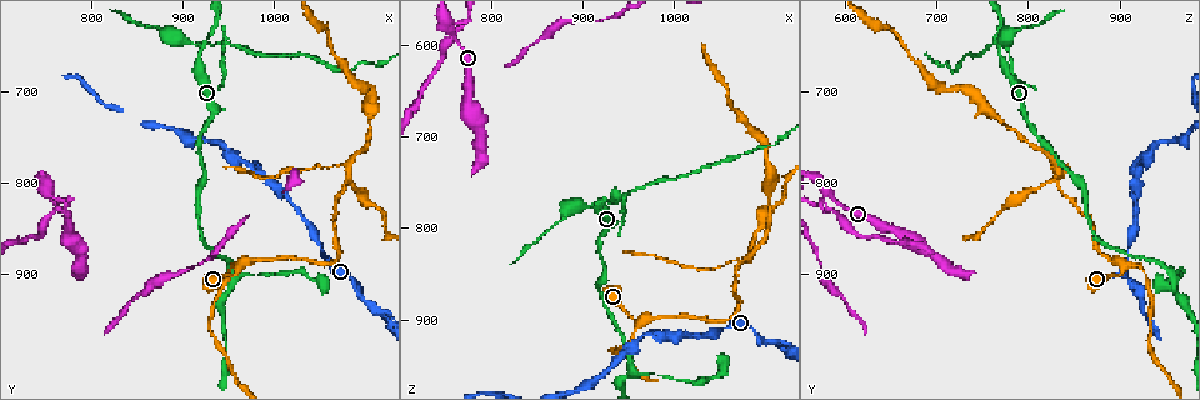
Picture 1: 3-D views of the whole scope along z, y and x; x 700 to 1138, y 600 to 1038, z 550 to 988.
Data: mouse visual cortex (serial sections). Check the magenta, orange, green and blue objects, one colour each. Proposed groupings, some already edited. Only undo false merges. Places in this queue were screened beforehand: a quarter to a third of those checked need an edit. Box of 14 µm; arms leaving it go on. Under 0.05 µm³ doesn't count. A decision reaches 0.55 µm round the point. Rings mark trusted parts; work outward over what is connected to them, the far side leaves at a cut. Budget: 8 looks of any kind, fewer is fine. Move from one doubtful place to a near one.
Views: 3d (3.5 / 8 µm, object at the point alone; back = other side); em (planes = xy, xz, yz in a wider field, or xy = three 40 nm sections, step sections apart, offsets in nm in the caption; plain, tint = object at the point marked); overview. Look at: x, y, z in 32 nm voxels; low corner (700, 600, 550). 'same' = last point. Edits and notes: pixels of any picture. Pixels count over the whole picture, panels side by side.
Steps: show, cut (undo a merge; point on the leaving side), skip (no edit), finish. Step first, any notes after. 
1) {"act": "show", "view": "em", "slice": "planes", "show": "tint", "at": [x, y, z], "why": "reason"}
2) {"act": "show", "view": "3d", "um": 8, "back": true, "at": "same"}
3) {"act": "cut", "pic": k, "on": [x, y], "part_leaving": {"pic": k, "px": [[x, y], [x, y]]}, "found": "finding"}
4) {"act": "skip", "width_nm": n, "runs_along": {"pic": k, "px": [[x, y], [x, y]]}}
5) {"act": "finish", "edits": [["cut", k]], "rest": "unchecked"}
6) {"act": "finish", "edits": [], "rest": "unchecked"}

{"act": "show", "view": "3d", "um": 3.5, "at": [920, 655, 770], "why": "thin neck"}

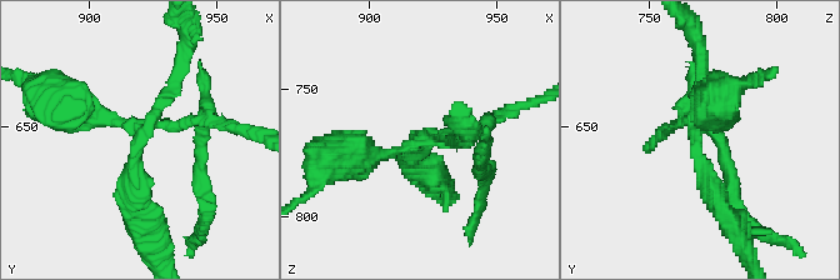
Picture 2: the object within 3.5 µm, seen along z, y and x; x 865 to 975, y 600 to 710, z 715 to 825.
{"act": "show", "view": "em", "slice": "xy", "step": 1, "show": "tint", "at": [919, 654, 770], "arms": 4, "arm_widths_nm": [150, 200, 300, 300], "why": "now the EM"}

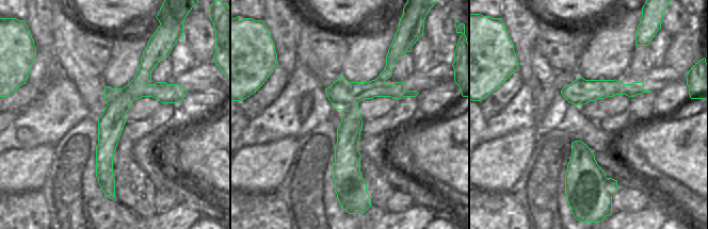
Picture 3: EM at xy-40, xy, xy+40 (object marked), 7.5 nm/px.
{"act": "cut", "pic": 2, "on": [683, 108], "part_leaving": {"pic": 2, "px": [[704, 128], [743, 81]]}, "found": "a second cell is stuck on"}

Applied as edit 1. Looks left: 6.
{"act": "show", "view": "overview"}

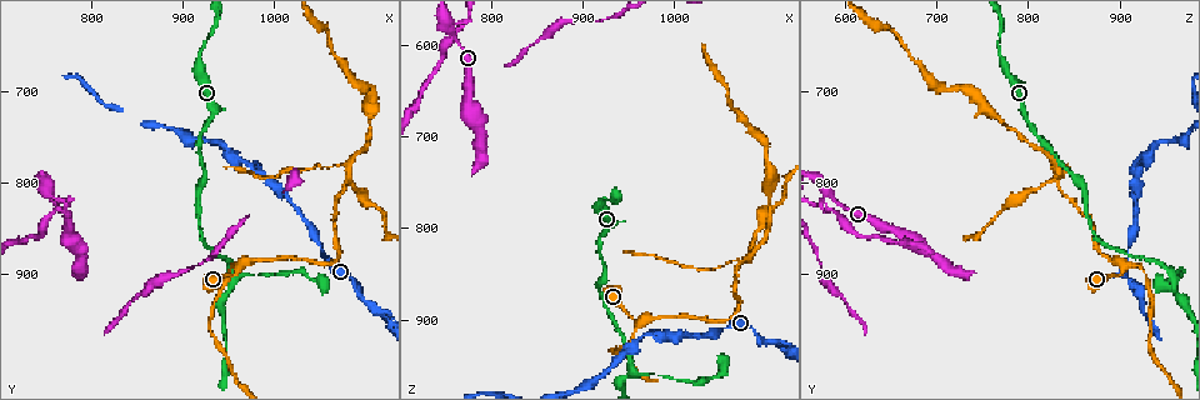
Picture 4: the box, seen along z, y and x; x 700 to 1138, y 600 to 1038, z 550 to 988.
{"act": "show", "view": "3d", "um": 3.5, "at": [1080, 795, 835], "why": "a fork"}

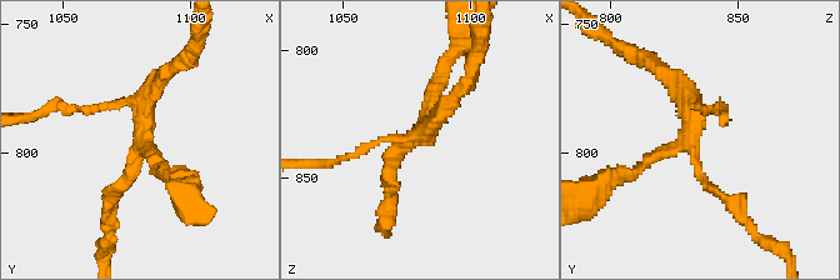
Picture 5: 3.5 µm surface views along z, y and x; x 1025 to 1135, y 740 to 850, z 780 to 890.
{"act": "show", "view": "em", "slice": "xy", "step": 3, "show": "tint", "at": [1081, 797, 832], "arms": 3, "arm_widths_nm": [150, 150, 250], "why": "shape alone is not enough"}

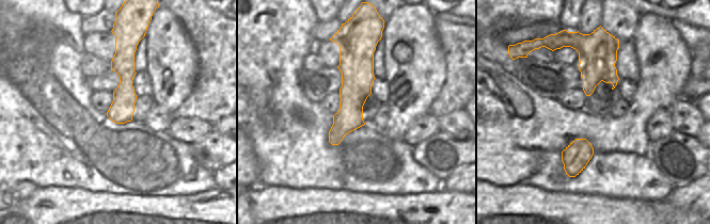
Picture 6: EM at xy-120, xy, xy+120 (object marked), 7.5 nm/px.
{"act": "skip", "runs_along": {"pic": 5, "px": [[733, 203], [698, 173], [691, 99], [666, 73]]}, "found": "continuous, no second cell"}

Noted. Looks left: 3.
{"act": "show", "view": "em", "slice": "planes", "show": "tint", "at": [985, 790, 915], "why": "calibre changes"}

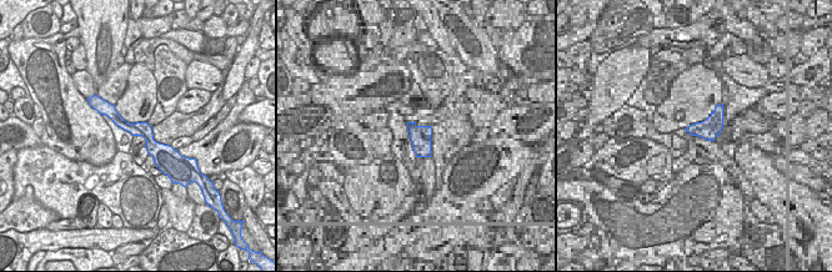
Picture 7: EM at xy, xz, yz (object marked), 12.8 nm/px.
{"act": "show", "view": "3d", "um": 3.5, "back": true, "at": "same"}

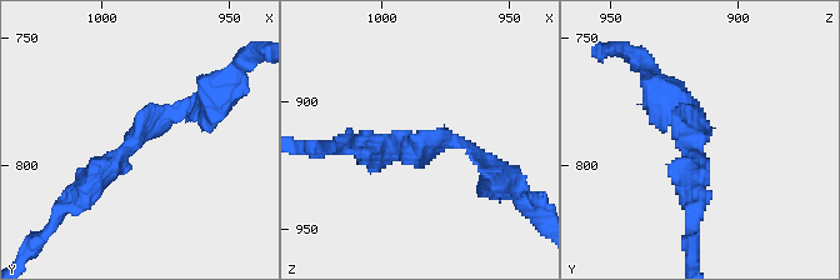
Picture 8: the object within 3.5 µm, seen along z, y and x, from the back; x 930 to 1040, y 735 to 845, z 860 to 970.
{"act": "skip", "arm_widths_nm": [150, 300], "runs_along": {"pic": 7, "px": [[105, 109], [168, 156]]}, "found": "all the same cell"}

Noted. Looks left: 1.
{"act": "finish", "edits": [["cut", 2]], "rest": "unchecked"}

